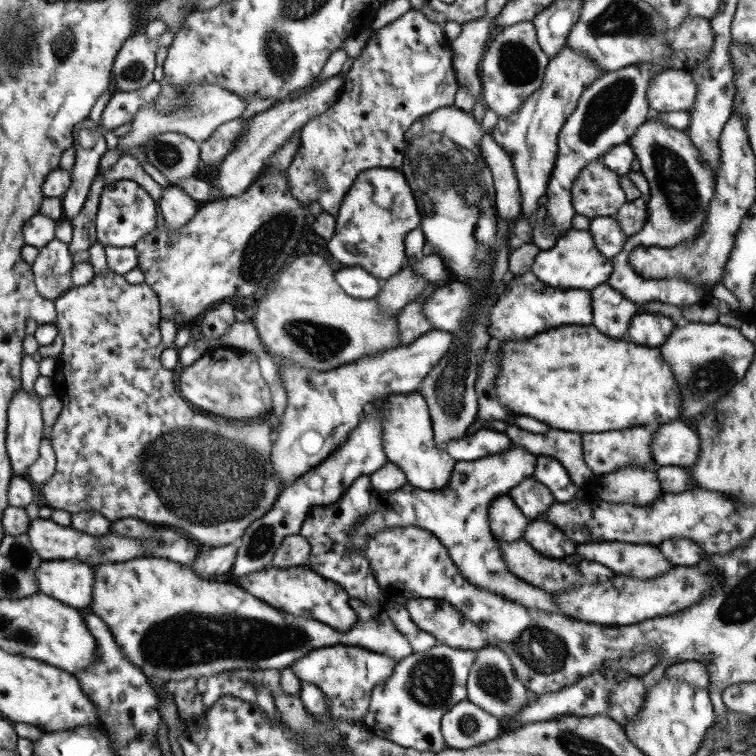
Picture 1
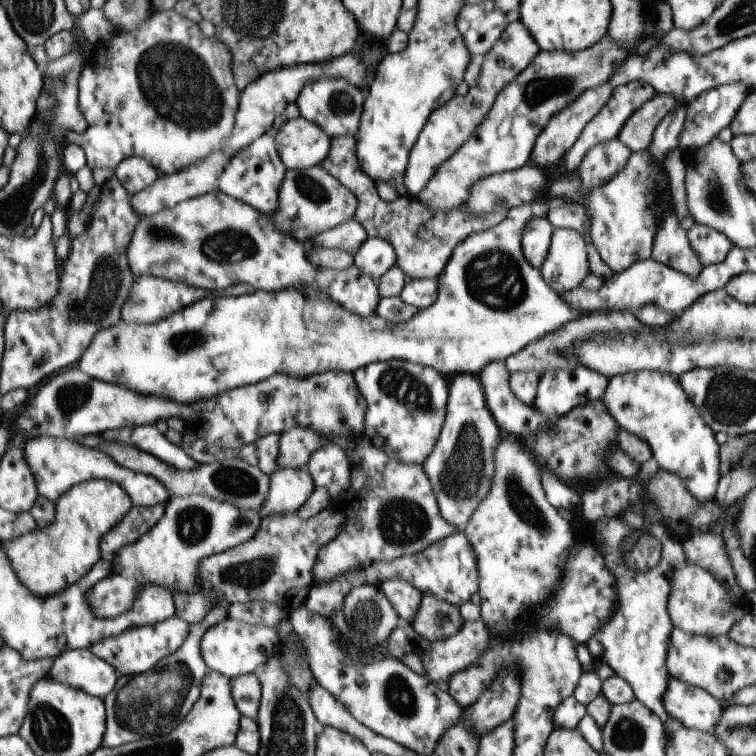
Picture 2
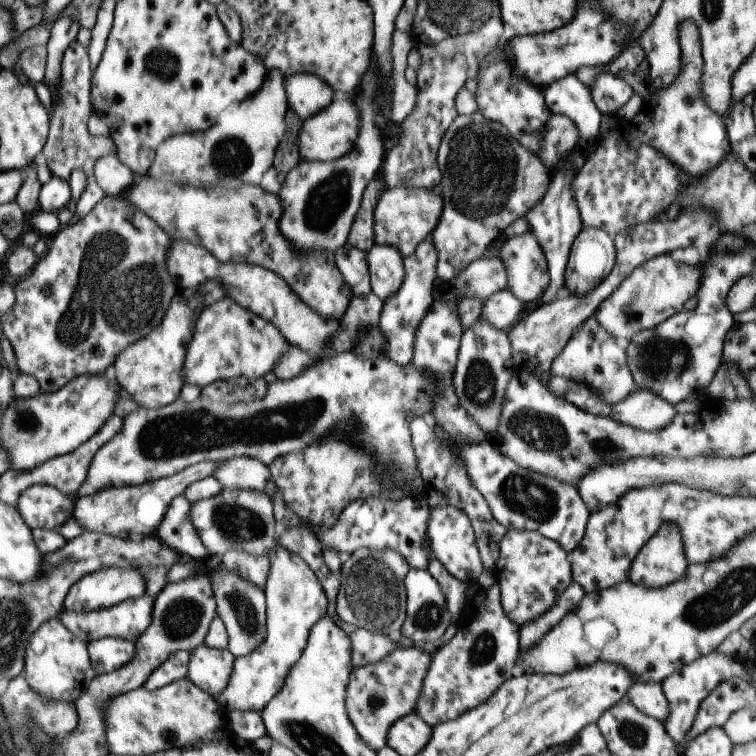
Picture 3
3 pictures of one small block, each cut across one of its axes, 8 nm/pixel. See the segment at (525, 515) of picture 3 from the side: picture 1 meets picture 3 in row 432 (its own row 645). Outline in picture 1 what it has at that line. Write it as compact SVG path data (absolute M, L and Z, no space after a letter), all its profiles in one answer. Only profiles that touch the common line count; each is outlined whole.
M436 644L429 650L412 652L409 656L396 661L391 676L371 691L367 715L362 720L365 728L369 733L376 734L379 739L393 742L402 748L413 748L419 752L439 752L446 747L440 732L441 718L451 706L467 700L466 678L475 657L474 650L461 650Z

